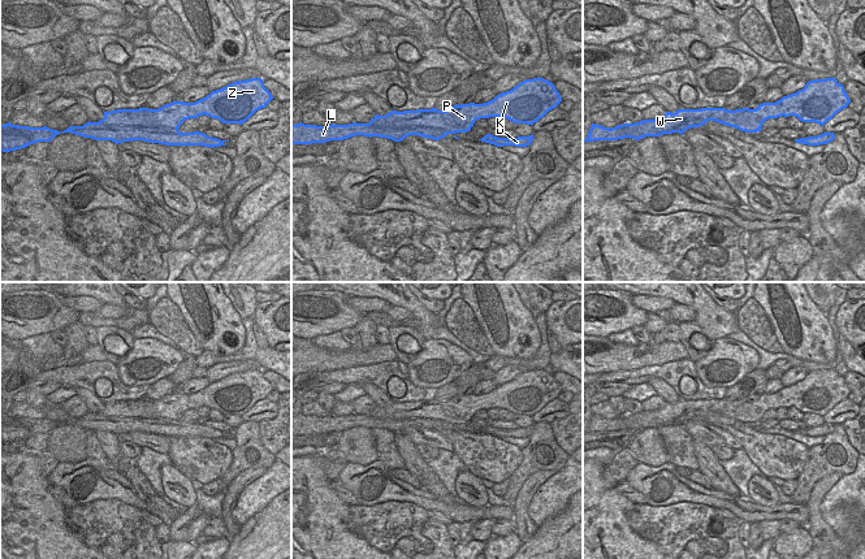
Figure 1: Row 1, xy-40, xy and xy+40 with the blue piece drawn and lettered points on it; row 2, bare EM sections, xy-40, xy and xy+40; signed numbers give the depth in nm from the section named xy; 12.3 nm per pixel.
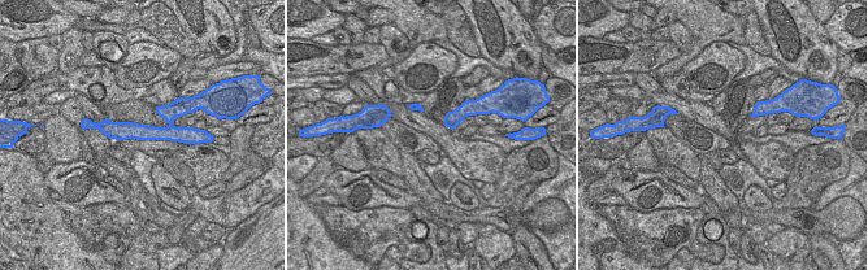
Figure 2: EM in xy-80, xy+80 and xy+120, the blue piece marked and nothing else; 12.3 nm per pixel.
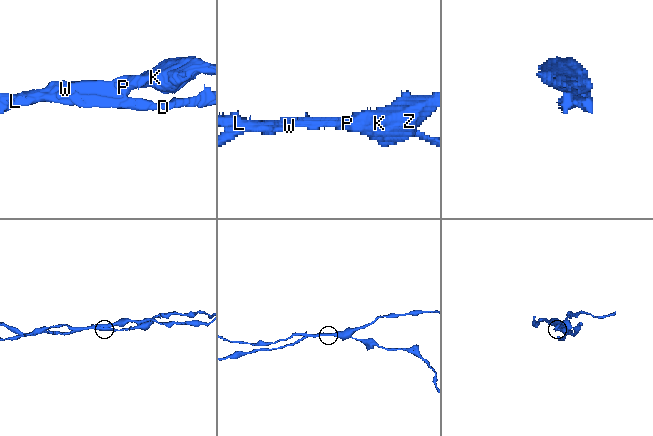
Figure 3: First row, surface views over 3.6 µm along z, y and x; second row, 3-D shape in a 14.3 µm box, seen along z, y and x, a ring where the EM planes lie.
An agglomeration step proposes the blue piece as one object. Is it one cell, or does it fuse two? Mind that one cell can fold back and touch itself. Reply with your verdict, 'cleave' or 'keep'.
cleave

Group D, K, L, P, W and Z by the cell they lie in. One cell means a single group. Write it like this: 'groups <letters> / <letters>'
groups D L / K P W Z

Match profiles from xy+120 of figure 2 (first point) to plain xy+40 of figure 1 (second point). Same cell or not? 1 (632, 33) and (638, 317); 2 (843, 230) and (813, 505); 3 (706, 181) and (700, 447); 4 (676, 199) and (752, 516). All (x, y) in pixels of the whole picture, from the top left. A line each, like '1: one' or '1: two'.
1: two
2: two
3: one
4: one

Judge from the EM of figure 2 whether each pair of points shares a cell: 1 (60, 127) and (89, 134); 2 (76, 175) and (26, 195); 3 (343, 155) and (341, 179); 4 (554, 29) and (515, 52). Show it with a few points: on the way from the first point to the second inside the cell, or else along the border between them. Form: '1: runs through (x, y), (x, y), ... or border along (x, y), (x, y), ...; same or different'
1: border along (73, 123), (81, 134); different
2: border along (43, 175), (43, 181), (50, 188); different
3: border along (337, 165), (354, 171), (363, 171), (369, 168); different
4: border along (530, 22), (534, 34), (542, 43); different

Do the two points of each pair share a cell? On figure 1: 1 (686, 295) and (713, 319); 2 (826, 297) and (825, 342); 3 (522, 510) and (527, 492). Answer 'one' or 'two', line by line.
1: one
2: two
3: one

